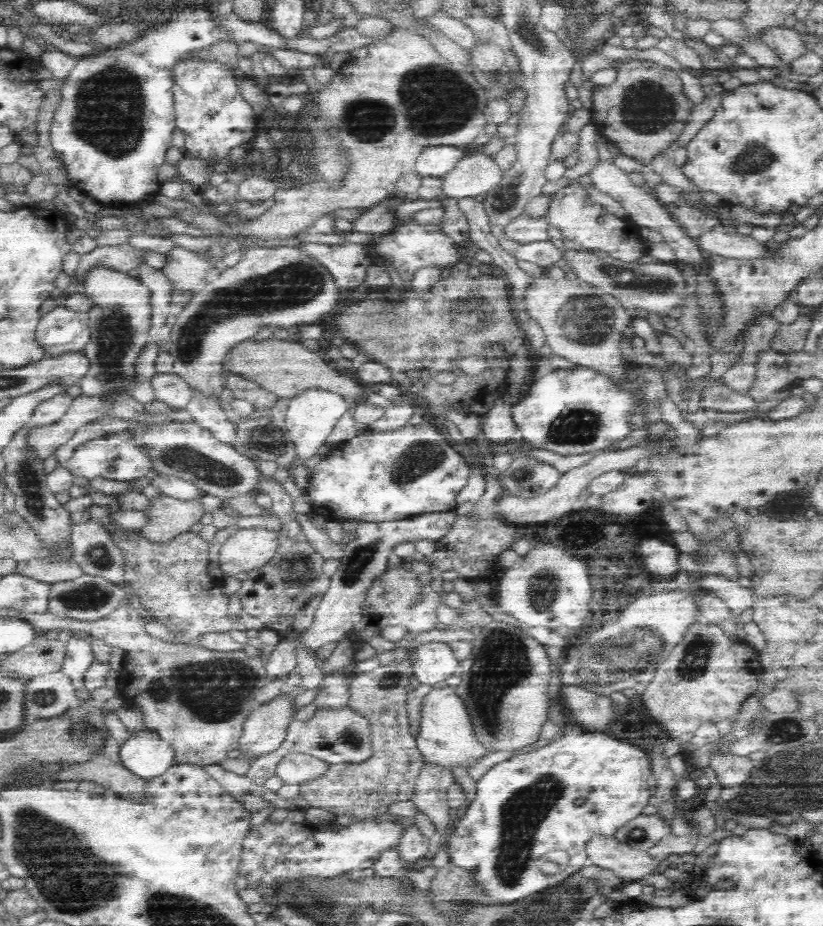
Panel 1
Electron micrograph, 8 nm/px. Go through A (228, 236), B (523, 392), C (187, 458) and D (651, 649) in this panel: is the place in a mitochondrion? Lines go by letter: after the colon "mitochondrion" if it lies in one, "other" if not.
A: other
B: other
C: mitochondrion
D: mitochondrion

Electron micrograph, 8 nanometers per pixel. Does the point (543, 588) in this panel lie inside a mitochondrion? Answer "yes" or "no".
yes

